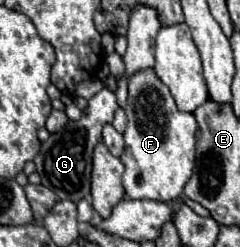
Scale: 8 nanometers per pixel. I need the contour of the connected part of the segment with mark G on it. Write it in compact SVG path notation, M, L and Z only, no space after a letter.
M103 88L99 94L95 94L87 108L83 108L81 118L77 122L69 122L61 132L55 132L41 144L39 154L35 156L37 174L41 176L41 184L47 186L57 194L59 200L71 200L79 202L89 196L91 190L91 162L93 162L93 148L101 142L101 130L105 124L113 122L113 112L117 110L115 94L107 88Z

